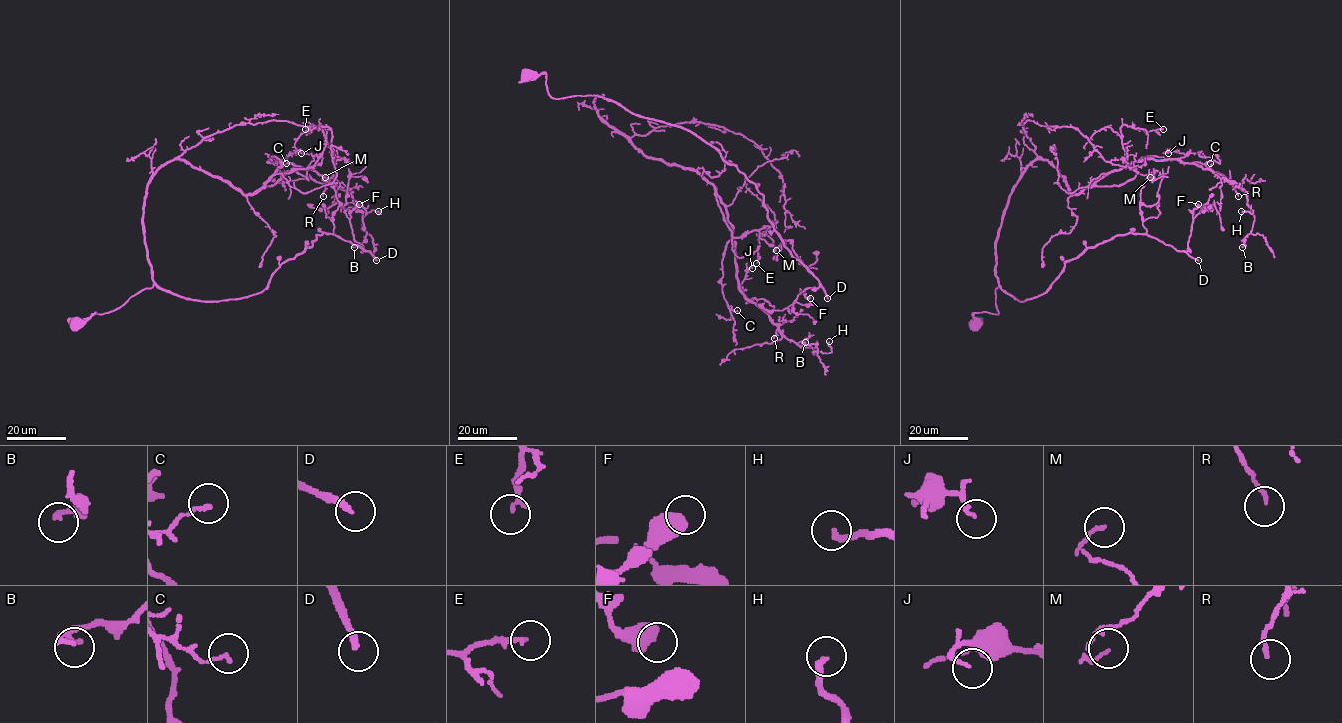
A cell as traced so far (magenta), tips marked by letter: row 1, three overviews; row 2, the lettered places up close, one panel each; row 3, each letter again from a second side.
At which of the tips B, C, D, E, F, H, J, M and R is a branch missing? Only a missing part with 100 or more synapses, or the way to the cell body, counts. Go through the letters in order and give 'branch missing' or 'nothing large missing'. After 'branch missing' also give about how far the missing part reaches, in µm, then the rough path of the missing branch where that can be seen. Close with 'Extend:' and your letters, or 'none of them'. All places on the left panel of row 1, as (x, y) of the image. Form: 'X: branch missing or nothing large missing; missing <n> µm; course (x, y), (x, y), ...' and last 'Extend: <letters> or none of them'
B: nothing large missing
C: nothing large missing
D: branch missing; missing 90 µm
E: nothing large missing
F: nothing large missing
H: nothing large missing
J: nothing large missing
M: nothing large missing
R: nothing large missing
Extend: D

